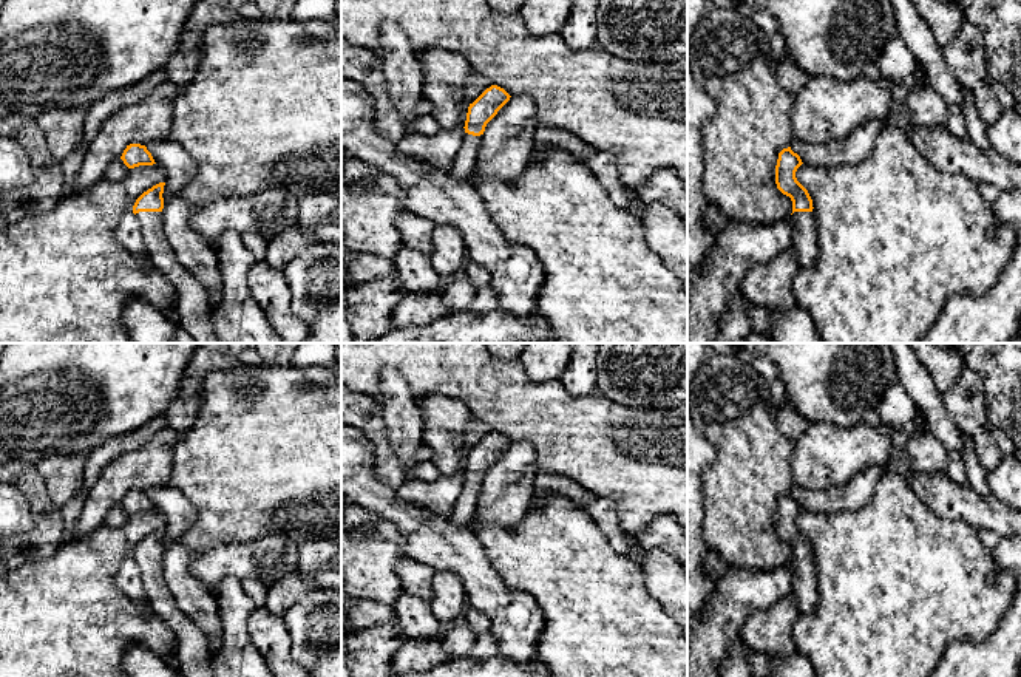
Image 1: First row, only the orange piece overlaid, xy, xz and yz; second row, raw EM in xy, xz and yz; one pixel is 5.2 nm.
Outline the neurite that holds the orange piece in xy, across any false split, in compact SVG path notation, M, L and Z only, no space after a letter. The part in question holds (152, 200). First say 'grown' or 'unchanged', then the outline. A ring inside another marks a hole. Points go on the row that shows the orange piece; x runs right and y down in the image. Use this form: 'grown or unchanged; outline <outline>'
grown; outline M159 182L144 192L133 206L141 224L151 264L176 287L175 323L187 329L196 343L219 343L213 332L209 294L196 278L176 261L162 227L164 185Z

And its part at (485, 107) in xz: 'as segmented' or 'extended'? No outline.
extended

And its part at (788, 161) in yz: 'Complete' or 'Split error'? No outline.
Split error

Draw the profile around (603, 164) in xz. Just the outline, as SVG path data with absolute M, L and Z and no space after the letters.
M596 150L585 162L585 165L602 182L602 185L618 207L636 209L638 201L633 189L629 189L619 179L616 158L613 153Z

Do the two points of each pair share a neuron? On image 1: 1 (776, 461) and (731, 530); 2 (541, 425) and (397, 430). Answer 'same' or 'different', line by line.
1: same
2: different

